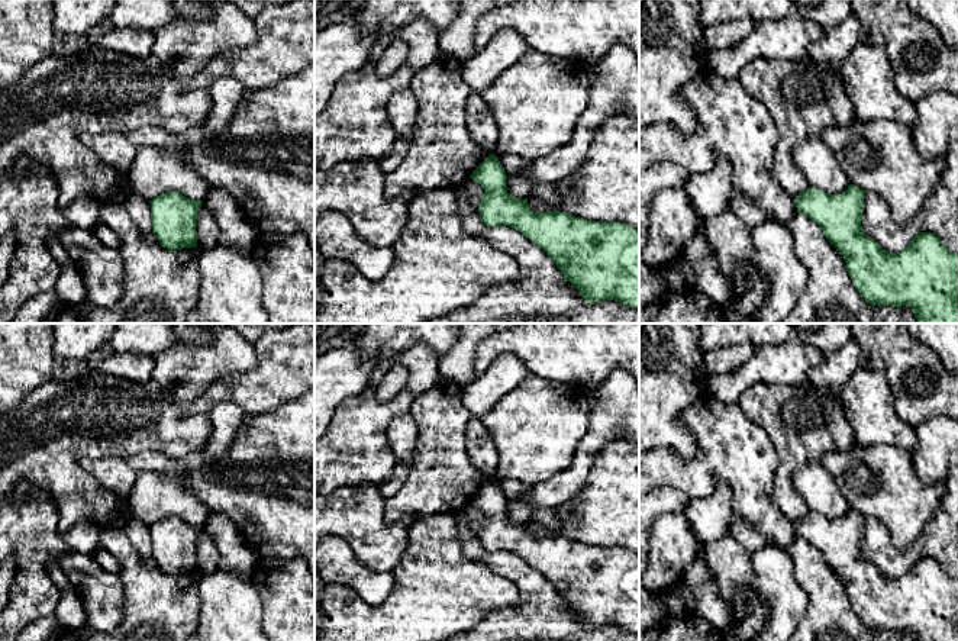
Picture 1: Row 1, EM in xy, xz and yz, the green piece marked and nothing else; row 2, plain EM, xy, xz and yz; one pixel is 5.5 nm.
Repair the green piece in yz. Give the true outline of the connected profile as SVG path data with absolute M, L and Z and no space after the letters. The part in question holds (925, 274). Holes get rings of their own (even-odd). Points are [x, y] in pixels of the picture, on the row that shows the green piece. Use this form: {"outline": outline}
{"outline": "M854 184L838 194L809 187L800 196L794 197L797 212L816 222L825 238L844 255L846 270L855 289L871 305L886 305L901 307L904 305L913 309L916 323L958 323L958 254L951 252L939 236L932 232L919 232L912 242L897 254L884 251L872 238L862 232L862 209L865 191Z"}

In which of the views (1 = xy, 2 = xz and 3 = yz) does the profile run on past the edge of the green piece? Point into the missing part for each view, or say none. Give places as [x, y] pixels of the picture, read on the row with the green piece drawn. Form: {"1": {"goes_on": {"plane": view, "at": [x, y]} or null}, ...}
{"1": {"goes_on": null}, "2": {"goes_on": null}, "3": {"goes_on": null}}

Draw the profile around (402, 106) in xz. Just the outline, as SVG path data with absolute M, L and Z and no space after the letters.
M409 88L396 91L388 100L388 119L397 136L412 138L417 117L417 102Z

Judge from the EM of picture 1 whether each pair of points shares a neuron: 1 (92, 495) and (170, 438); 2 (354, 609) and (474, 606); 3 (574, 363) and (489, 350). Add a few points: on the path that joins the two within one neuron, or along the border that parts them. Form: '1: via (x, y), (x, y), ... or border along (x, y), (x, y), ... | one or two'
1: via (80, 464), (80, 460), (100, 441), (139, 438) | one
2: via (384, 614), (416, 614), (426, 606), (444, 606) | one
3: via (552, 345), (510, 345) | one

